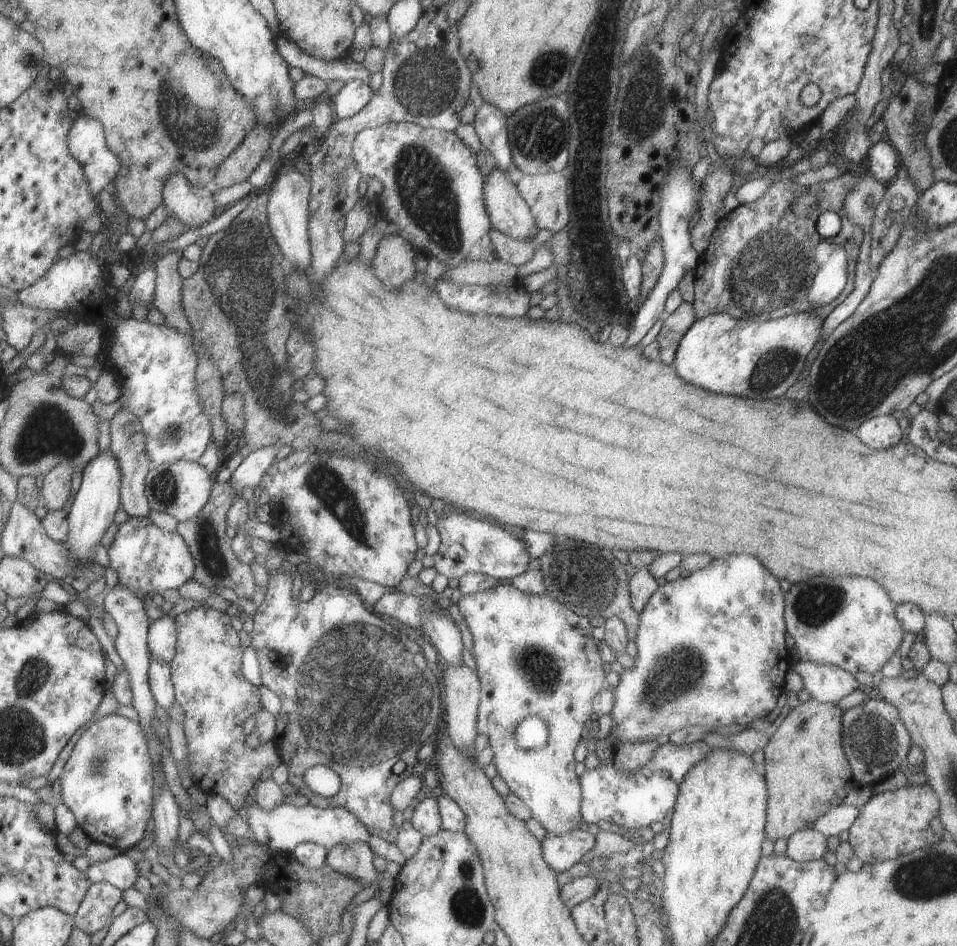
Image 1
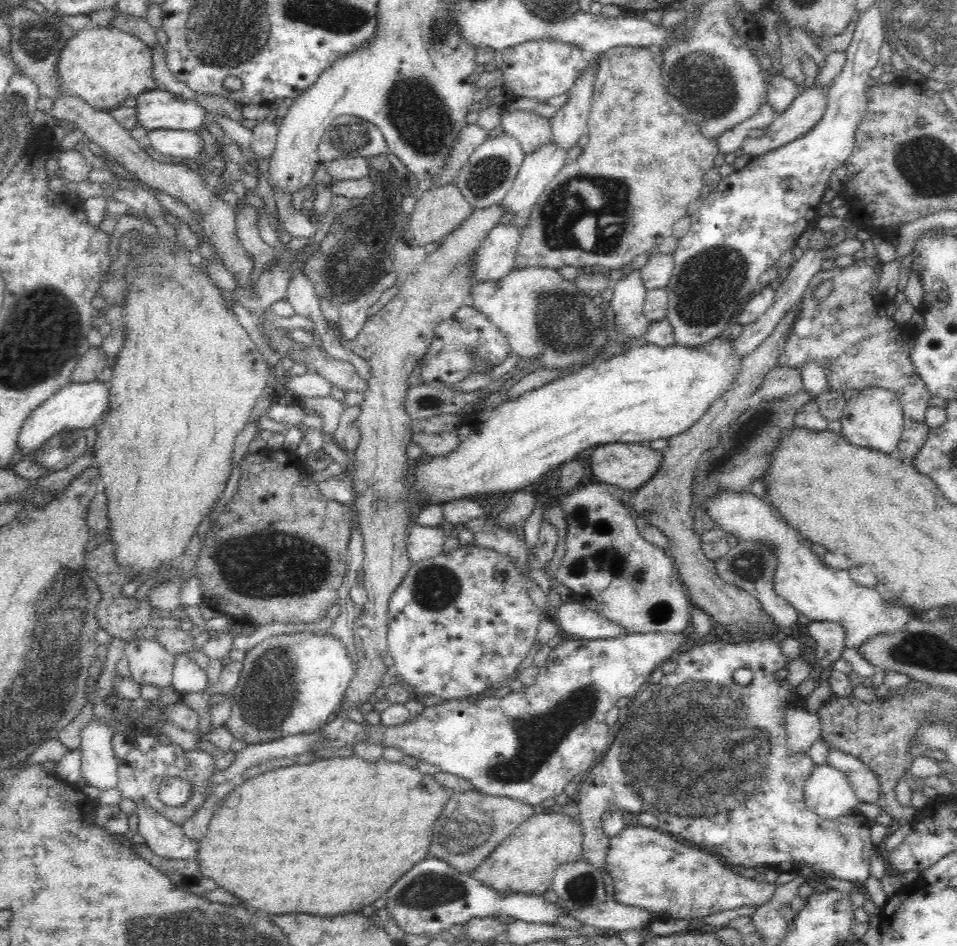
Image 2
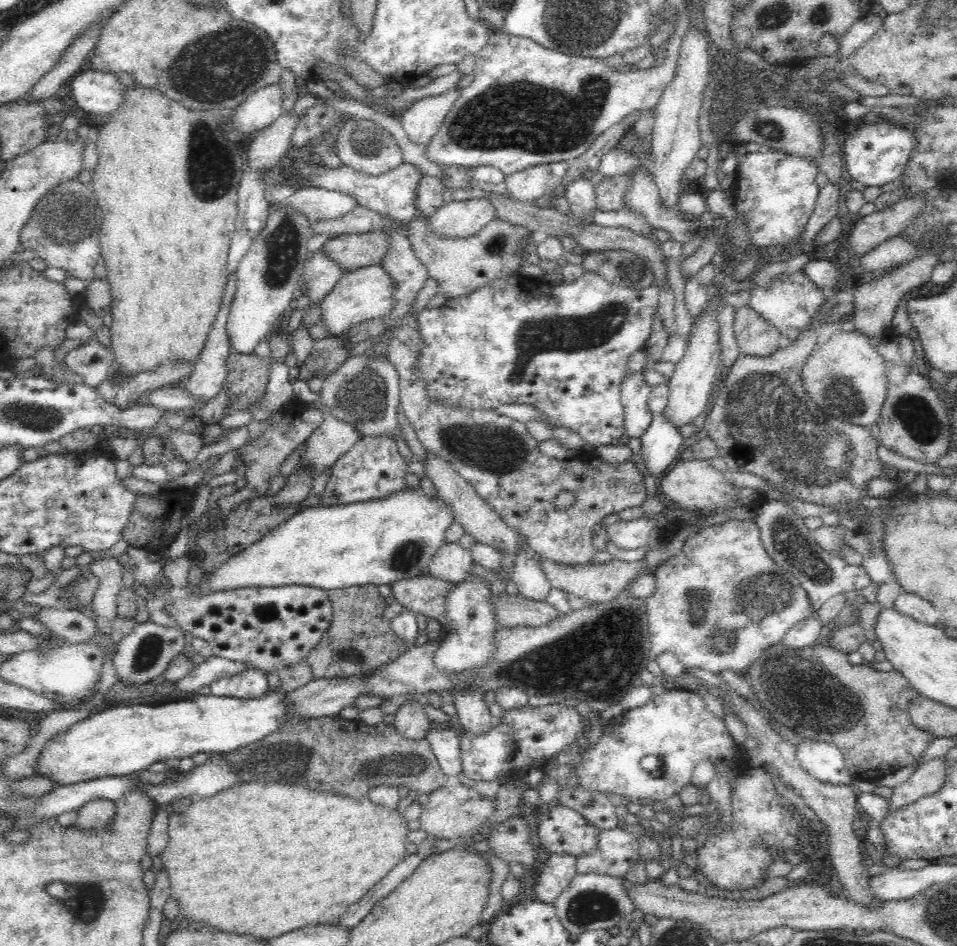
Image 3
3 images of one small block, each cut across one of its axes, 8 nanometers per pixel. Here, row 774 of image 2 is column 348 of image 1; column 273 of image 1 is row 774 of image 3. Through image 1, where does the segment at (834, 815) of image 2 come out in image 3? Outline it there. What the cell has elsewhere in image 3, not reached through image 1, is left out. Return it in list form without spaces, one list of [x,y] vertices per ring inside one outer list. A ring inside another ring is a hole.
[[[805,739],[804,742],[800,742],[800,744],[796,746],[796,754],[801,767],[812,778],[819,780],[821,783],[843,785],[852,783],[852,780],[854,779],[848,772],[848,767],[846,766],[842,752],[833,744]]]

